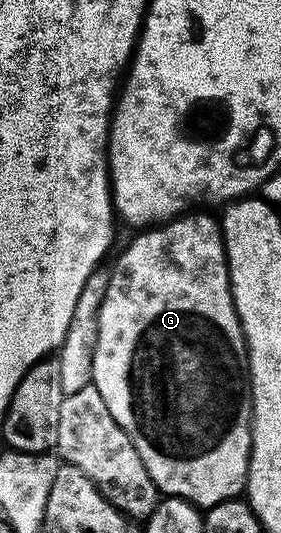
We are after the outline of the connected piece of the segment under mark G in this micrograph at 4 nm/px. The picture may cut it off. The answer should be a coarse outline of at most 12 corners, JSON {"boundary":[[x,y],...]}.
{"boundary":[[218,218],[111,265],[91,384],[162,494],[249,478]]}

